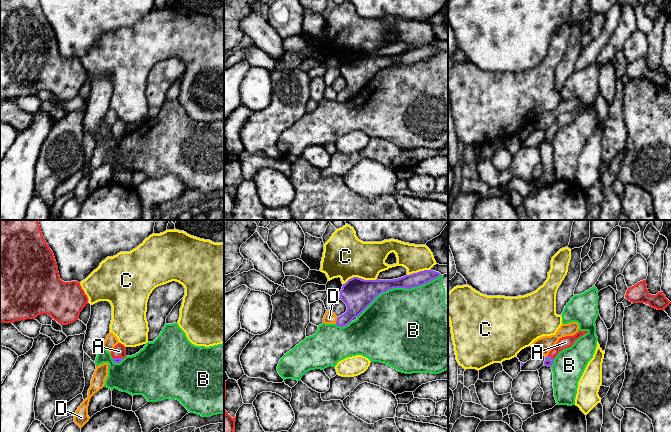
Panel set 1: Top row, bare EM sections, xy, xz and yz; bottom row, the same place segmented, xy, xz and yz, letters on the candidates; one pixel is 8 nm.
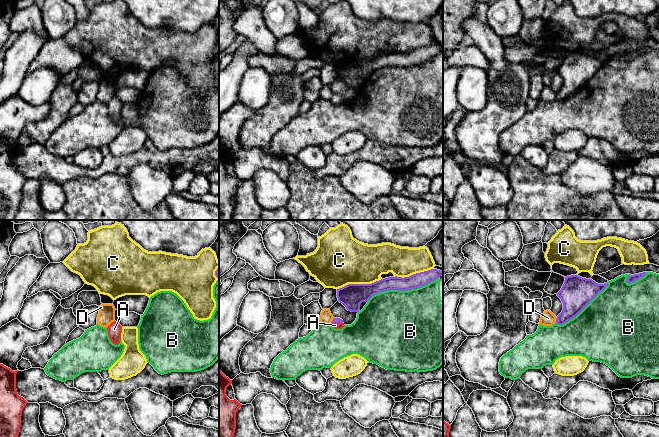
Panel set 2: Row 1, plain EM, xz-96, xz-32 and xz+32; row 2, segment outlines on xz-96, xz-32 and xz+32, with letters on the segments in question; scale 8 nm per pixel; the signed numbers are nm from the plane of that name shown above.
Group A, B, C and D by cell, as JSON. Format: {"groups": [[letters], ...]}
{"groups": [["A"], ["B"], ["C"], ["D"]]}

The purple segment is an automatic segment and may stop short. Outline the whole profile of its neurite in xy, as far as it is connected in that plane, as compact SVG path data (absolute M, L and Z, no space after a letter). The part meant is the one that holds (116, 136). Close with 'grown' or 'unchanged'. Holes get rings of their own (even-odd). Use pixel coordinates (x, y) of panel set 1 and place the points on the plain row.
M118 119L111 127L111 132L114 139L120 139L126 133L126 123L123 120Z; grown

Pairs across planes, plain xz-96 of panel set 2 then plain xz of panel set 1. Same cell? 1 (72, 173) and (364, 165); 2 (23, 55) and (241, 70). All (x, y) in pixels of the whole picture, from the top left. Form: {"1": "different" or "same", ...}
{"1": "different", "2": "same"}

